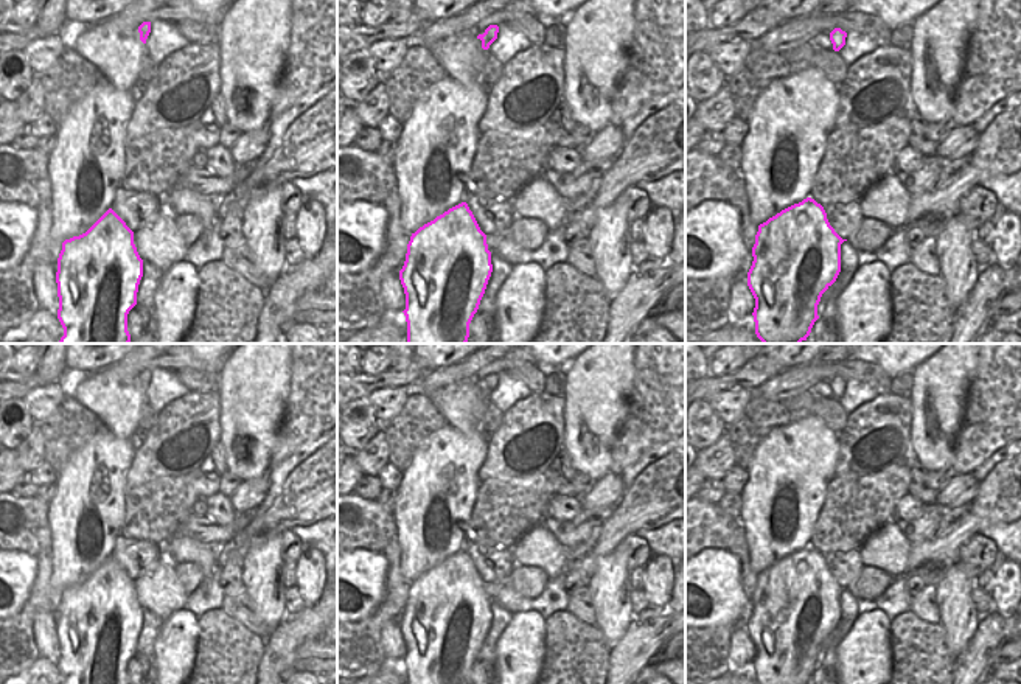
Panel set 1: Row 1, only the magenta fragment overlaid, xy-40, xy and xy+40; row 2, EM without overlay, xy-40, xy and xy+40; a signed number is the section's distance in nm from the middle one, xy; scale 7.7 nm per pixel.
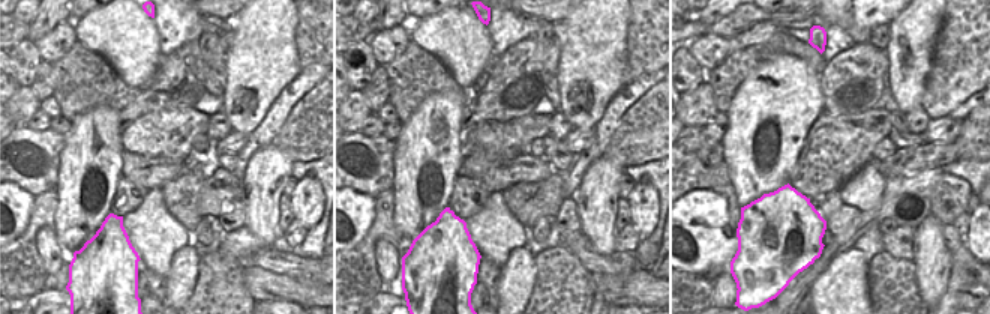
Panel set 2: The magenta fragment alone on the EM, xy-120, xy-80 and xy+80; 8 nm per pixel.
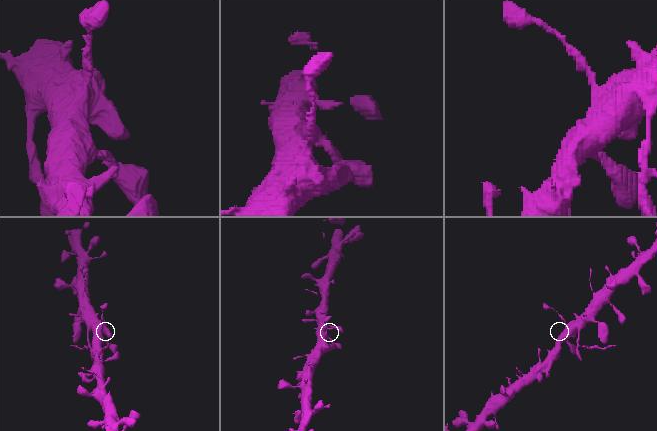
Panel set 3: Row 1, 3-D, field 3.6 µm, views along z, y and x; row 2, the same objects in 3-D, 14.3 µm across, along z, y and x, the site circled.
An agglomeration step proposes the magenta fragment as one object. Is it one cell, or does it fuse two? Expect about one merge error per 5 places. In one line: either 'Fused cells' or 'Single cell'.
Single cell

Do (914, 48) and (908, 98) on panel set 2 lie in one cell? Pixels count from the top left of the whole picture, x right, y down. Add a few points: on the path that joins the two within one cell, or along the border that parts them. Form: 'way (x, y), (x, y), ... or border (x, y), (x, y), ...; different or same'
way (909, 60), (908, 86); same

